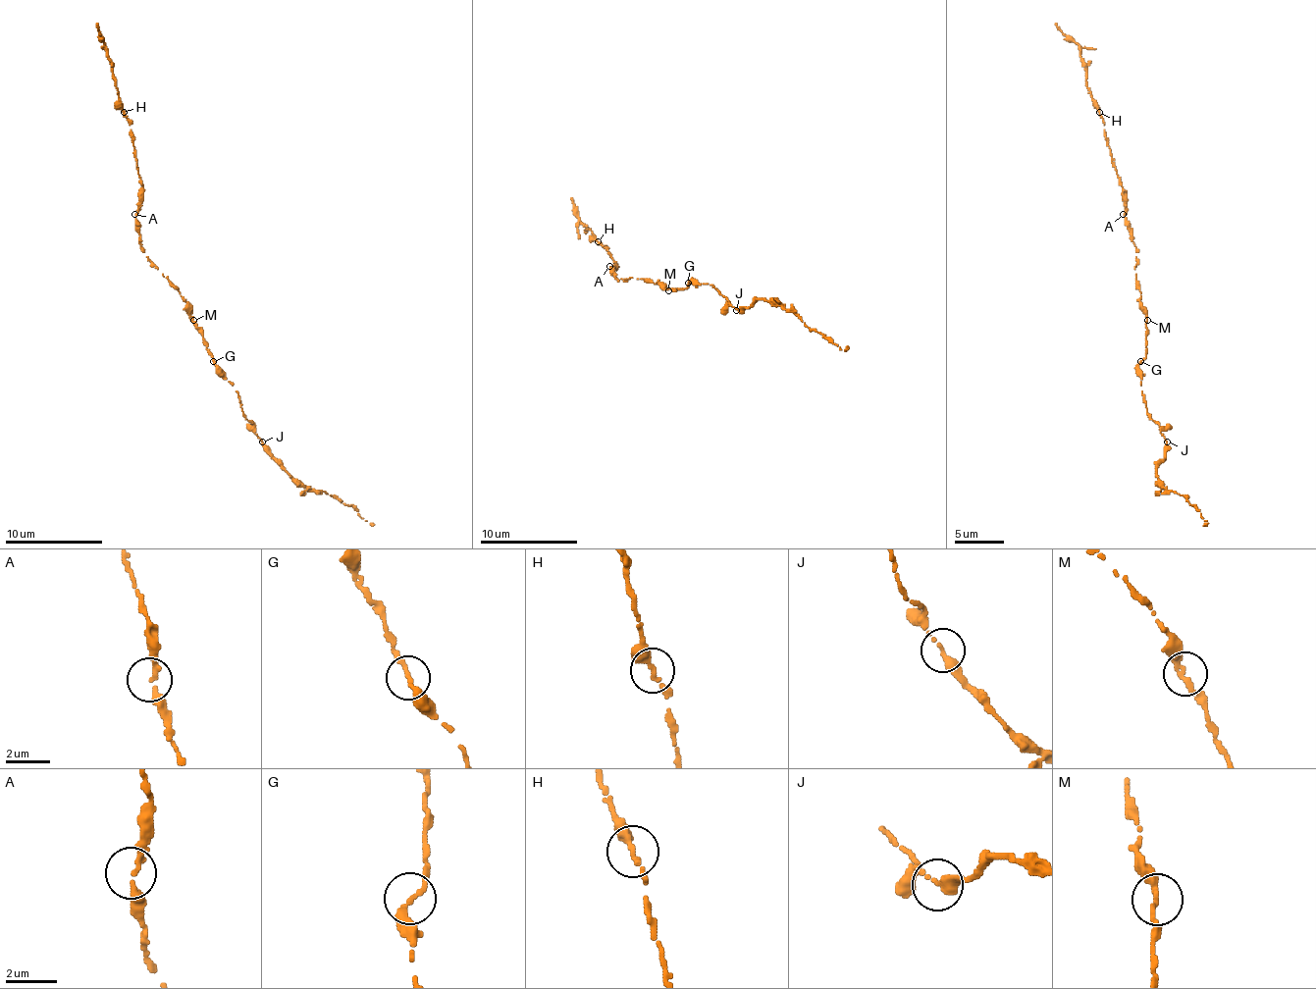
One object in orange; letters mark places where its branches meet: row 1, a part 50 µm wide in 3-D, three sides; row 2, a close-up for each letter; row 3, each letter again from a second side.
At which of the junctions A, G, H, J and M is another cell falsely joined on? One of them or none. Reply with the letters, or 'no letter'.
no letter

